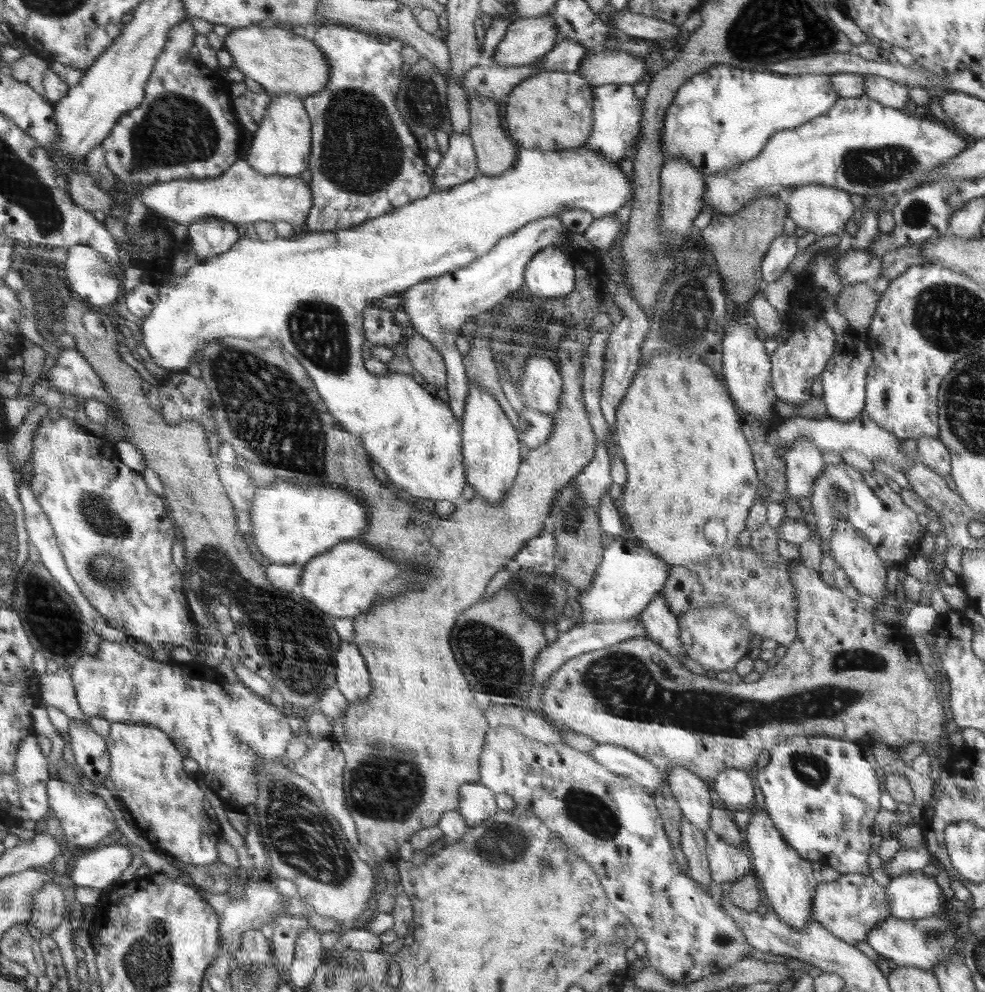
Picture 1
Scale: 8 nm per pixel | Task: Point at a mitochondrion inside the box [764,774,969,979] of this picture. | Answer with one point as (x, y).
(929, 935)

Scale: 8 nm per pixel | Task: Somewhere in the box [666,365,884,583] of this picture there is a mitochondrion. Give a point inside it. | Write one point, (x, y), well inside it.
(836, 497)

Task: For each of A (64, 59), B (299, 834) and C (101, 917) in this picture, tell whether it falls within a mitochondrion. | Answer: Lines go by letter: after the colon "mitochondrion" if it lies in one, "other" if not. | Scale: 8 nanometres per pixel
A: other
B: mitochondrion
C: other

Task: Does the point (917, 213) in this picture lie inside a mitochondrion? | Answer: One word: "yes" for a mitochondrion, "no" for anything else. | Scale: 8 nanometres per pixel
yes

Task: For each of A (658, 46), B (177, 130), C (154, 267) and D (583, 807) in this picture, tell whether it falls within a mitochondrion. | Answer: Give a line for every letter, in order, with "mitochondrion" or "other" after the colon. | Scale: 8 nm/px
A: other
B: mitochondrion
C: other
D: mitochondrion

